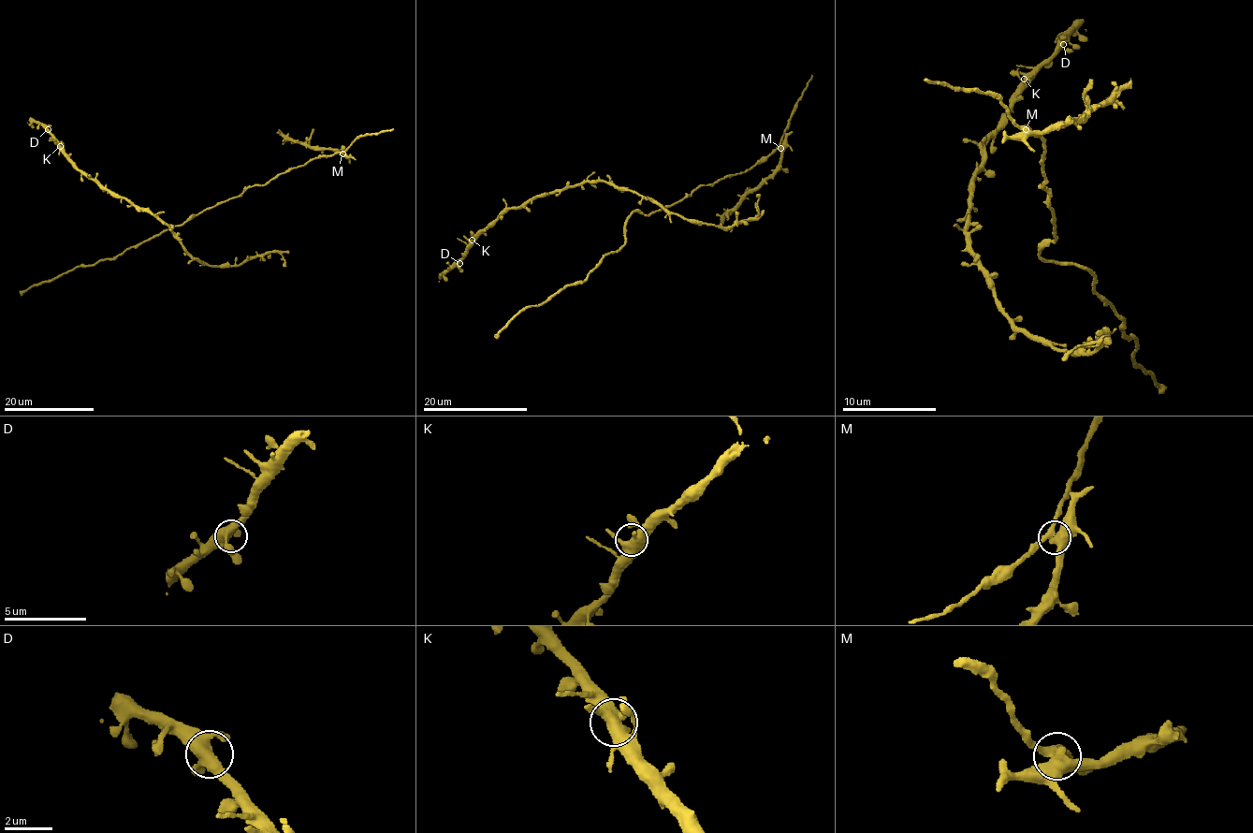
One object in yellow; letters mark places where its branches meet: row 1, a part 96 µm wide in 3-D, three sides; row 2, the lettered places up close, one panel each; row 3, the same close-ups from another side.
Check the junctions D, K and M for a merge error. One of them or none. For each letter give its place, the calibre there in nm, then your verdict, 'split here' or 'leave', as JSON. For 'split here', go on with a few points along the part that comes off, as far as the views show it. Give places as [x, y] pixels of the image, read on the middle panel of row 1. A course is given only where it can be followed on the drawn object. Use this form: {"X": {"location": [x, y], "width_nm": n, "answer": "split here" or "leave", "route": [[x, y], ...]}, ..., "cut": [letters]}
{"D": {"location": [459, 263], "width_nm": 460, "answer": "leave"}, "K": {"location": [472, 240], "width_nm": 480, "answer": "leave"}, "M": {"location": [780, 148], "width_nm": 480, "answer": "split here", "route": [[779, 147], [779, 167], [744, 196], [735, 210], [720, 224]]}, "cut": ["M"]}

